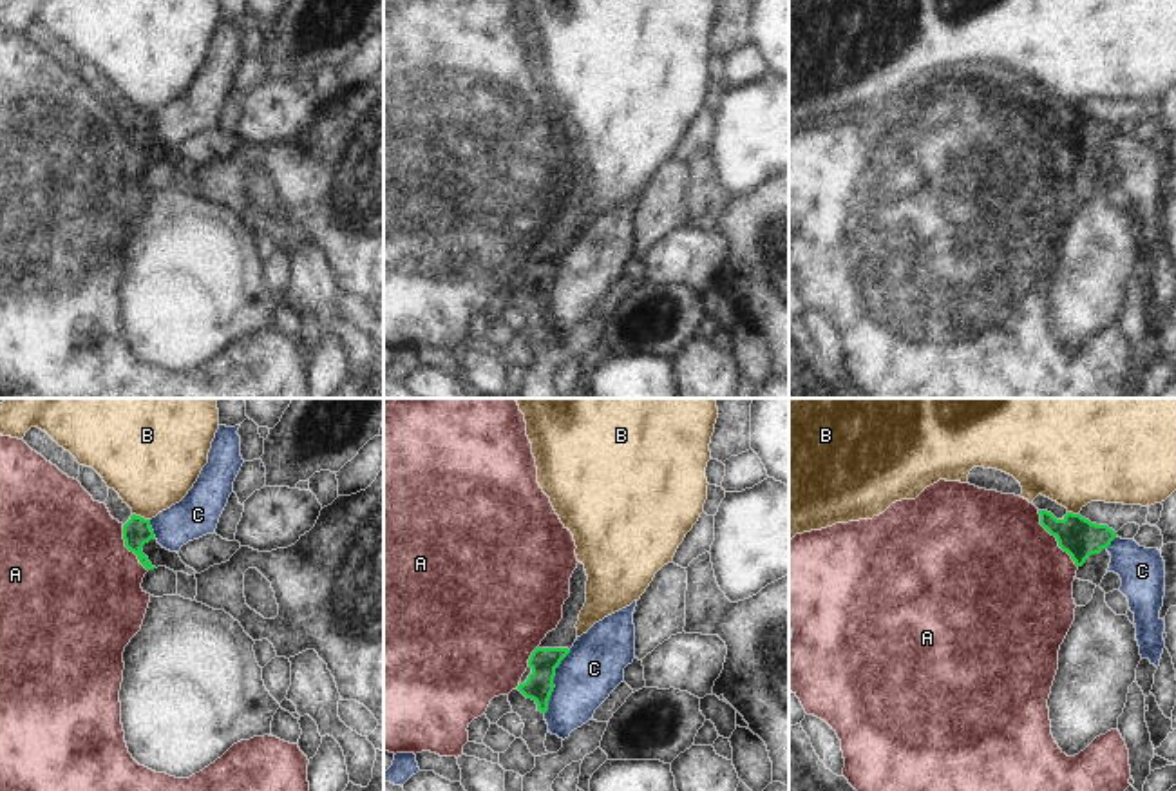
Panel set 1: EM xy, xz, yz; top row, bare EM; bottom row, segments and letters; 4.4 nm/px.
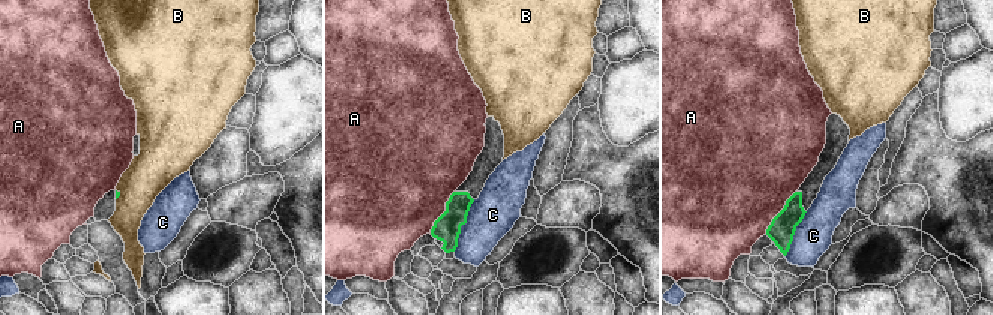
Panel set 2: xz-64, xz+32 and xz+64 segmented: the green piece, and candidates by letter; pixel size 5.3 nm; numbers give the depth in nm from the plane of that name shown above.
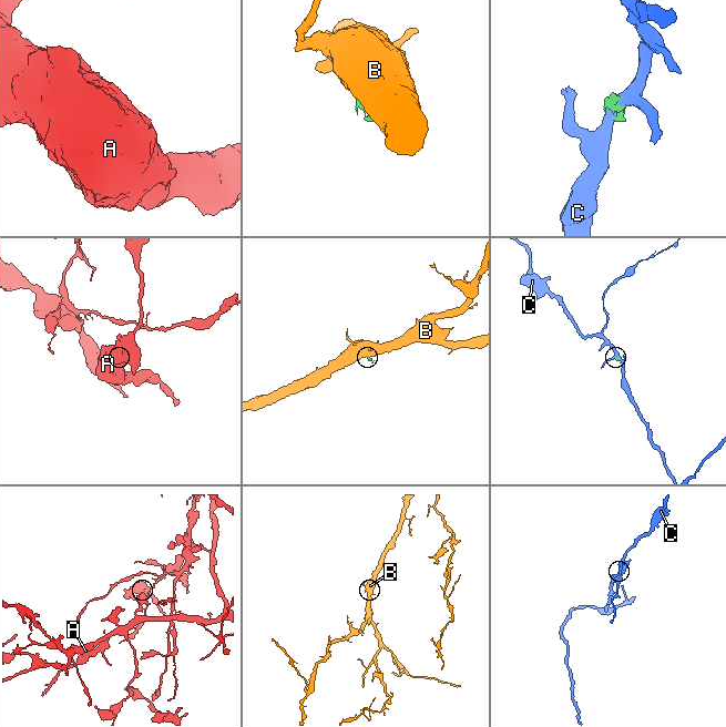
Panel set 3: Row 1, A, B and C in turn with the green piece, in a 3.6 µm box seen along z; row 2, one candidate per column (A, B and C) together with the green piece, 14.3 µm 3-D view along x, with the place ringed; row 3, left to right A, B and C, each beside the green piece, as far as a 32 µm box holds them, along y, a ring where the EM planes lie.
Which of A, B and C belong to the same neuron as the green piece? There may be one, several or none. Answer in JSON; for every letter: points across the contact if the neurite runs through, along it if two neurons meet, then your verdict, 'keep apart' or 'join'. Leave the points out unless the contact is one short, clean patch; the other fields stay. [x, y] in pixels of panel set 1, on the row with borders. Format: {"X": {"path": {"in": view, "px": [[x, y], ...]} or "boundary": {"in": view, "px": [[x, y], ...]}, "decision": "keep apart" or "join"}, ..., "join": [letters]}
{"A": {"path": {"in": "yz", "px": [[1077, 536], [1073, 540], [1057, 540], [1010, 571]]}, "decision": "join"}, "B": {"boundary": {"in": "xy", "px": [[132, 513], [149, 520]]}, "decision": "keep apart"}, "C": {"decision": "keep apart"}, "join": ["A"]}

